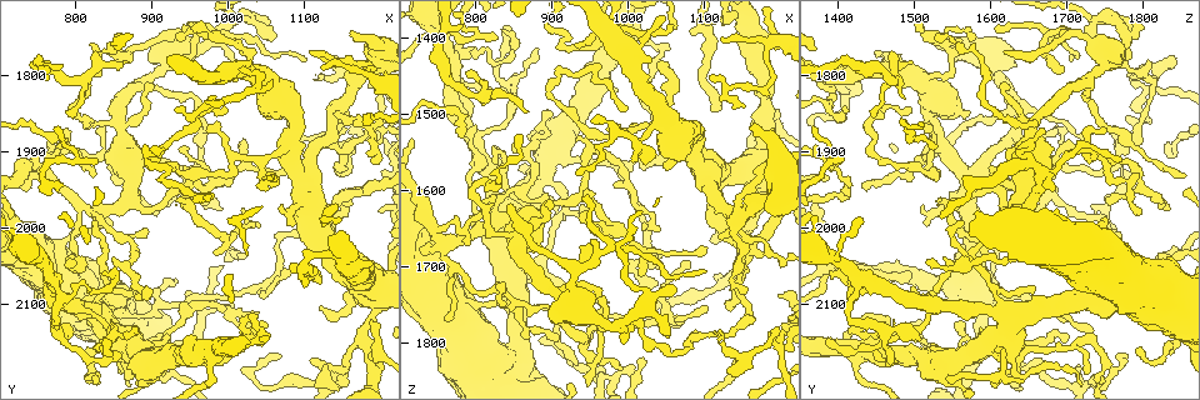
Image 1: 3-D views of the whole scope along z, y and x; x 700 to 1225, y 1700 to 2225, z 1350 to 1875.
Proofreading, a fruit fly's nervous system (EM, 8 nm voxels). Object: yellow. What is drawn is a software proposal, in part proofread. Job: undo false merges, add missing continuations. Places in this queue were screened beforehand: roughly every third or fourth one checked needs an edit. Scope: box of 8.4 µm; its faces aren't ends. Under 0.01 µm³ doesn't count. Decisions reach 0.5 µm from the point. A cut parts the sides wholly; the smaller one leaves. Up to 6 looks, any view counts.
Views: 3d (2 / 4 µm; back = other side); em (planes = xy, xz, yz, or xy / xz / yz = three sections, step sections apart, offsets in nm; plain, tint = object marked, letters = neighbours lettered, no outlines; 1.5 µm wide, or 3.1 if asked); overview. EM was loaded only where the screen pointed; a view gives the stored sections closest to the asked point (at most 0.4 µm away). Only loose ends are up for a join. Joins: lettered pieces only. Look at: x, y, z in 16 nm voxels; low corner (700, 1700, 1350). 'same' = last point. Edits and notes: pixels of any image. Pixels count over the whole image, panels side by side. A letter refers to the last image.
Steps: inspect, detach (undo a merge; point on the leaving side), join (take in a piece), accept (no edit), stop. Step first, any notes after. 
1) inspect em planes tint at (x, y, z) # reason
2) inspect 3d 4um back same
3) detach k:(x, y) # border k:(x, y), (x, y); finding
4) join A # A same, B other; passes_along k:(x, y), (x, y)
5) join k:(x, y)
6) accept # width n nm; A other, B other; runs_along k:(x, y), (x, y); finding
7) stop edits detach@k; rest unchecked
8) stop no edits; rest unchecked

inspect 3d 4um at (860, 1745, 1530) # an open end

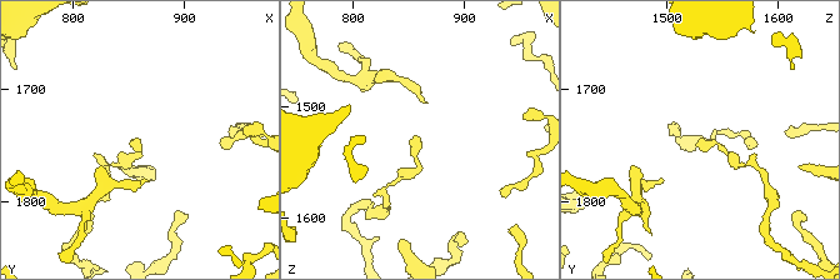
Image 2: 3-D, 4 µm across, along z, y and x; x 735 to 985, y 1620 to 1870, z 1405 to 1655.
inspect em planes letters at (862, 1746, 1530) # shape alone is not enough

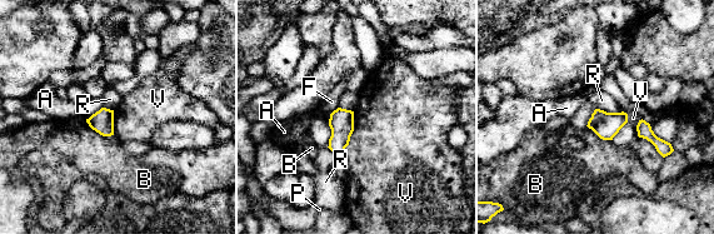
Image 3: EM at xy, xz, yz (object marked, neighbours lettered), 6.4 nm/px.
accept # longest_contact V 300 nm; A other, B other, F other, P other, R other, V other; no lettered piece goes on from it

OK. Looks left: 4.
inspect em planes tint at (1000, 1790, 1420) # three-way junction

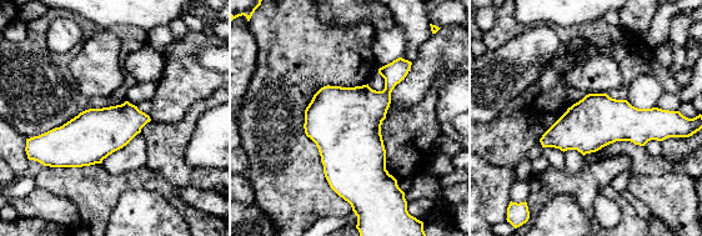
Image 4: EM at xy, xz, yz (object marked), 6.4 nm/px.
inspect em planes letters same # what lies round it

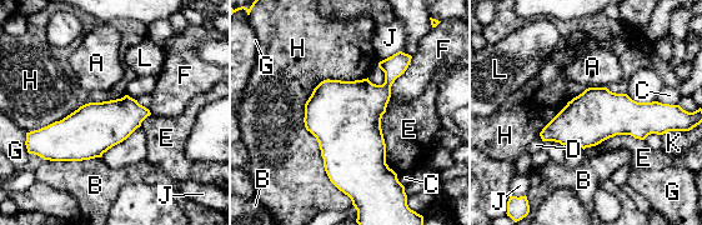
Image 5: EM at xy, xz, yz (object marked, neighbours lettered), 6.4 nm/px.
accept # A other, B other, C other, D other, E other, F other, G other, H other, J other, K other, L other; border 5:(367, 76), (350, 198); continuous, no second neuron

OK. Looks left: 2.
inspect em planes letters at (1160, 1920, 1765) # sharp bend

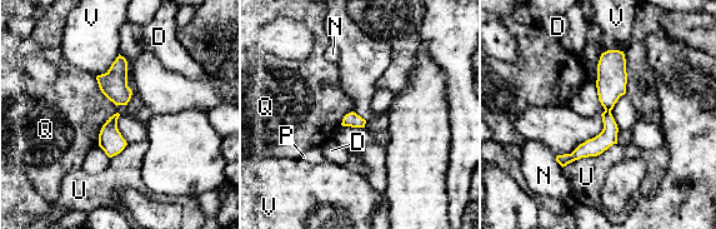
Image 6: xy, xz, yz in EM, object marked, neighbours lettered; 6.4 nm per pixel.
accept # D other, N other, P other, Q other, U other, V other; border 6:(616, 143), (562, 168); one neuron here

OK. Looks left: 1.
stop no edits; rest unchecked

